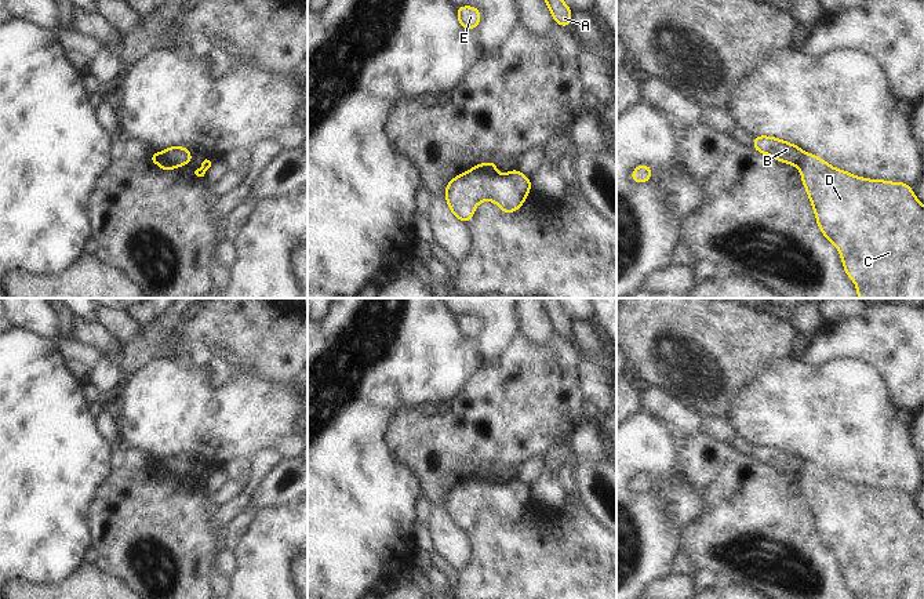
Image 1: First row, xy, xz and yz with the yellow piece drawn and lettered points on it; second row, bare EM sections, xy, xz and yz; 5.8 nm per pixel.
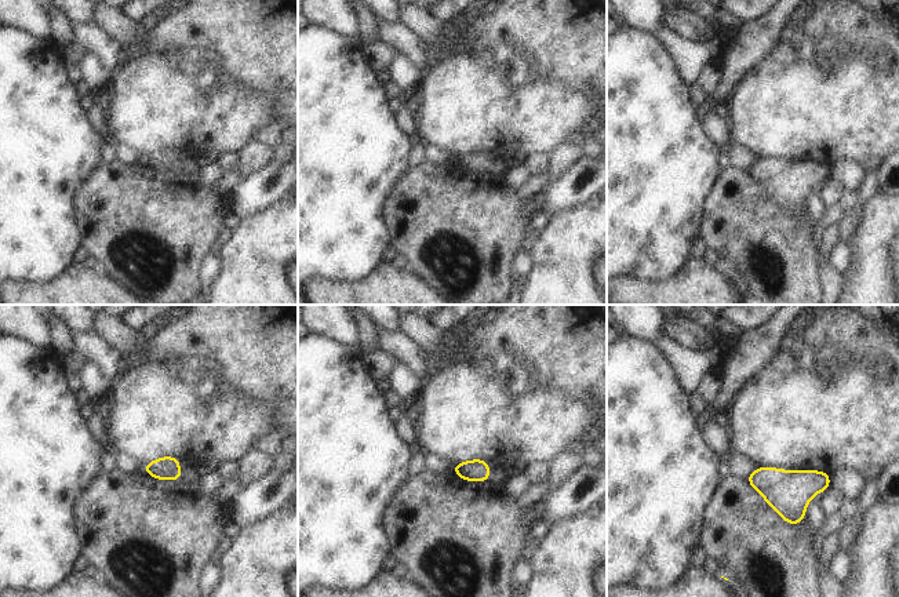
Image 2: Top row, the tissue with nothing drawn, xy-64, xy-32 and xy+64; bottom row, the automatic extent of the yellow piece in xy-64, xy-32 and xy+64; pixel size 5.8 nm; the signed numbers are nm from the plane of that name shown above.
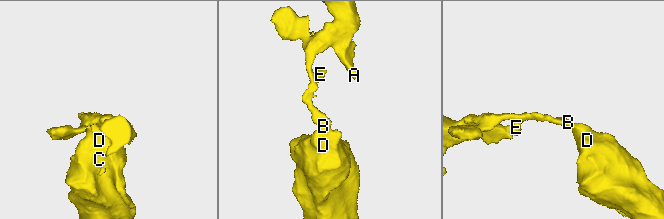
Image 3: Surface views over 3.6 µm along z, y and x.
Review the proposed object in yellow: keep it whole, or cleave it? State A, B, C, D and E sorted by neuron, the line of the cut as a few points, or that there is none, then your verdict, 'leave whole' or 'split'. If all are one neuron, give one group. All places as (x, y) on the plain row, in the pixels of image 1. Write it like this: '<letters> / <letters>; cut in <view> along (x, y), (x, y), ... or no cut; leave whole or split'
A B E / C D; cut in xz along (475, 476), (494, 483); split

